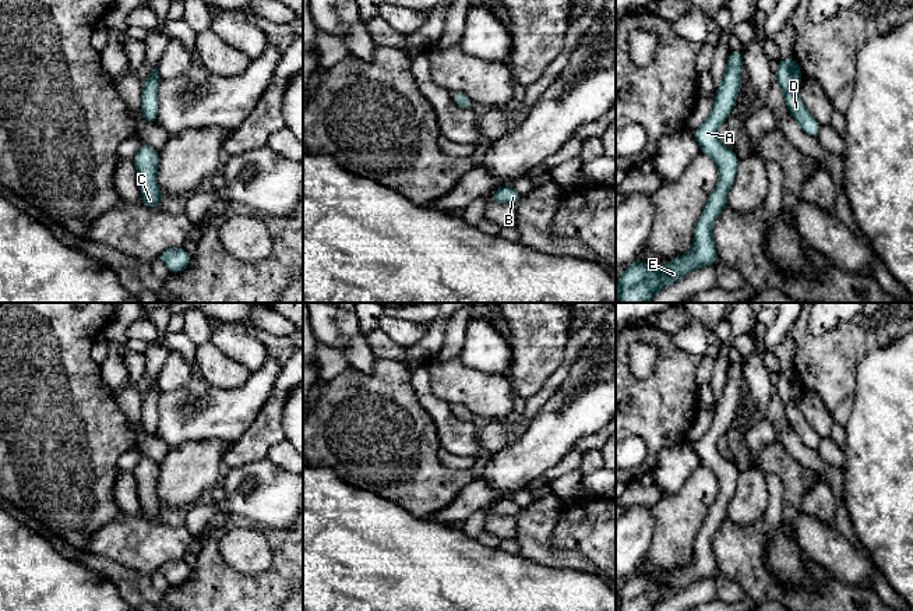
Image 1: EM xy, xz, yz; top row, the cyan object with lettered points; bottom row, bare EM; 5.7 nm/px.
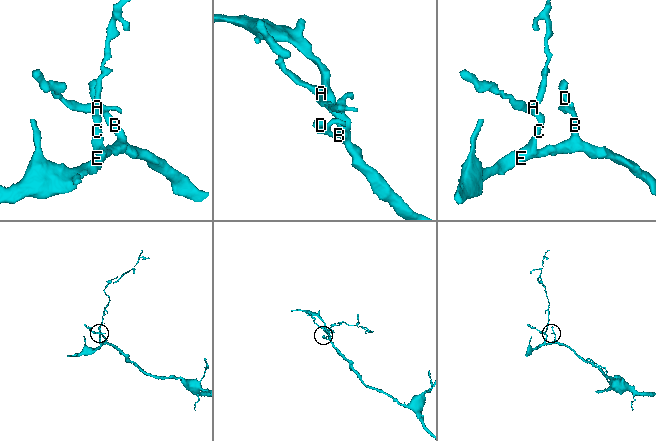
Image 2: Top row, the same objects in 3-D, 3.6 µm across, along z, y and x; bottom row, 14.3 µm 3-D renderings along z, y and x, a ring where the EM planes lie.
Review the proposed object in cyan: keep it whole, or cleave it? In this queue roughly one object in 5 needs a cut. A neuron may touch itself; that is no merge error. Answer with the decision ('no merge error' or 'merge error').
no merge error

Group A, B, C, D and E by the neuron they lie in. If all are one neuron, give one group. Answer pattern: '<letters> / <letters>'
A B C D E

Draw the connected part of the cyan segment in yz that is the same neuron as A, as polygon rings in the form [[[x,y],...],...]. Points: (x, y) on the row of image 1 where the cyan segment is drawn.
[[[730,50],[713,109],[706,121],[694,130],[701,152],[711,156],[719,167],[719,183],[695,225],[691,252],[676,257],[663,269],[641,261],[632,262],[617,279],[616,303],[648,303],[659,290],[669,287],[681,276],[715,264],[718,252],[713,243],[713,223],[727,204],[727,193],[740,160],[734,151],[718,139],[716,131],[720,123],[726,123],[741,91],[740,73],[743,68],[743,52]]]

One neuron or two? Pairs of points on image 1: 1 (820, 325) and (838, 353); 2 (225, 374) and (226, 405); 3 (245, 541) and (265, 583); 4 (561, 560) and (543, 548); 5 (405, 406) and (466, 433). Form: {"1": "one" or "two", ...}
{"1": "two", "2": "two", "3": "two", "4": "one", "5": "two"}

